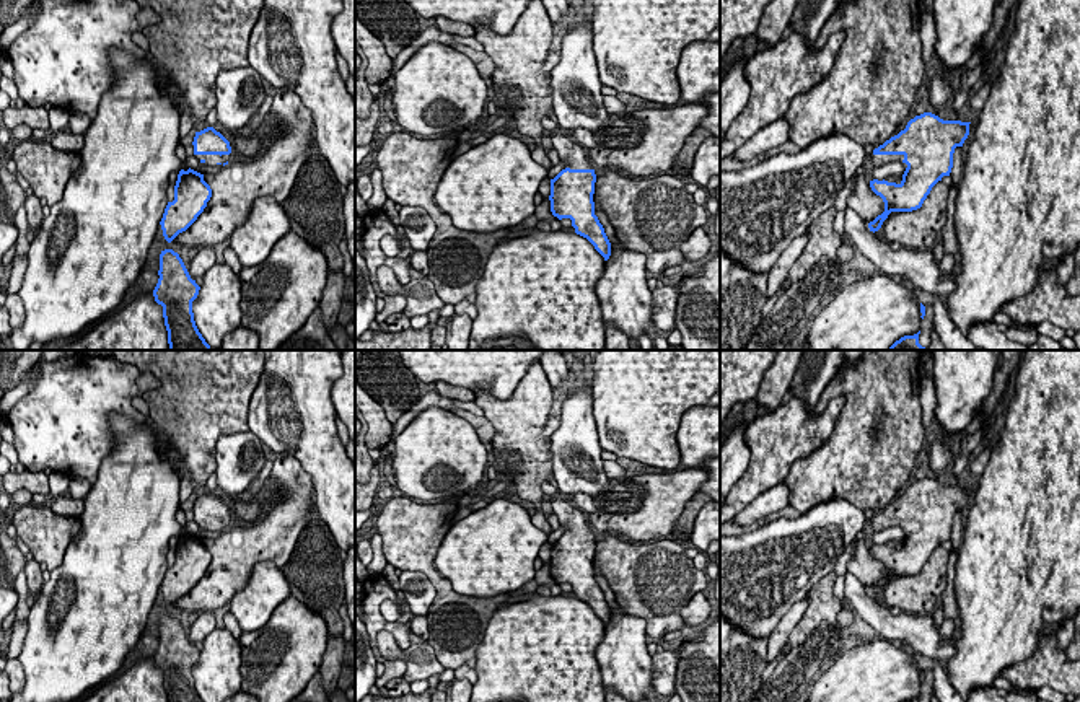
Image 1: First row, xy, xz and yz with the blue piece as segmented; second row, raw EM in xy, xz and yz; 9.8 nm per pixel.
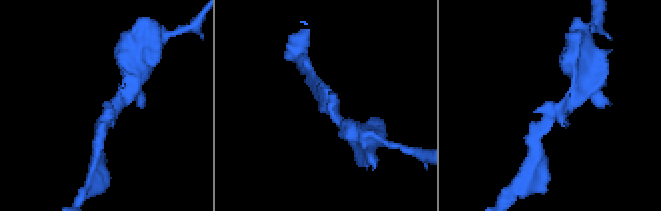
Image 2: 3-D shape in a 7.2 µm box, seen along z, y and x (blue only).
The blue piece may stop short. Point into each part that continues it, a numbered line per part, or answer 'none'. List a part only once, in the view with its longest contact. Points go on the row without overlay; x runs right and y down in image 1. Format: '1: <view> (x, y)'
1: yz (878, 525)

